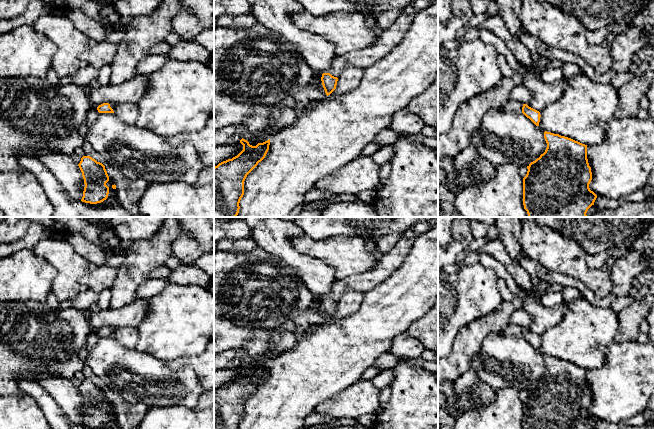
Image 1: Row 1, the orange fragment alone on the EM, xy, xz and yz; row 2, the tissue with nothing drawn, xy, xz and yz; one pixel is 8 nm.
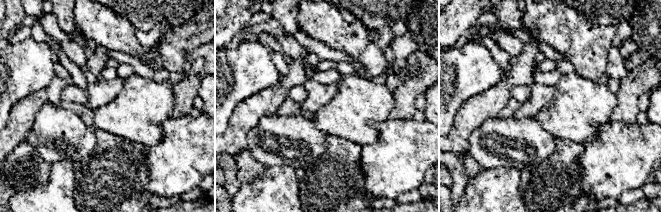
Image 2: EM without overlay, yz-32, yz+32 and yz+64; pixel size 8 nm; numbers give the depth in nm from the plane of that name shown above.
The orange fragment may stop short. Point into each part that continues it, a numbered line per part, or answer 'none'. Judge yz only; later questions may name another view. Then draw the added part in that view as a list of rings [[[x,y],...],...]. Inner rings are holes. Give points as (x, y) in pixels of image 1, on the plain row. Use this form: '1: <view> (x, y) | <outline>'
1: yz (512, 329) | [[[509,323],[509,325],[504,329],[503,334],[504,336],[522,337],[522,331],[522,327]]]

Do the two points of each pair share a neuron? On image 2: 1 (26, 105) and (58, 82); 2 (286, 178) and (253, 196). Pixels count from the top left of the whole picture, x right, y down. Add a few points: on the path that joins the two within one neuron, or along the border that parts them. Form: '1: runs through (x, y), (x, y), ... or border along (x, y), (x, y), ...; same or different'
1: runs through (34, 101), (44, 96), (50, 90); same
2: runs through (278, 186), (268, 196), (261, 196); same

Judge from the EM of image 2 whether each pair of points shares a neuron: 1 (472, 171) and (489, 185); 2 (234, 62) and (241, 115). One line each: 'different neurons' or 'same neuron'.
1: different neurons
2: different neurons

